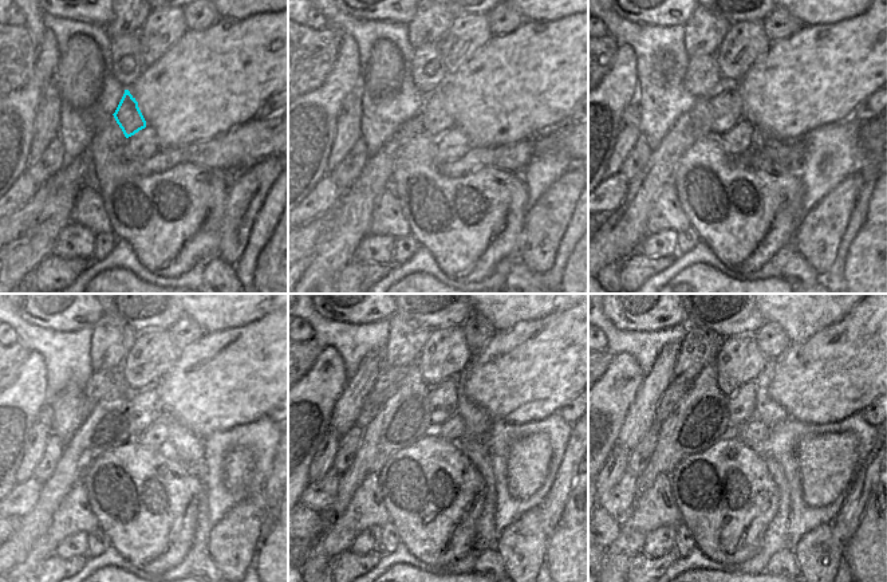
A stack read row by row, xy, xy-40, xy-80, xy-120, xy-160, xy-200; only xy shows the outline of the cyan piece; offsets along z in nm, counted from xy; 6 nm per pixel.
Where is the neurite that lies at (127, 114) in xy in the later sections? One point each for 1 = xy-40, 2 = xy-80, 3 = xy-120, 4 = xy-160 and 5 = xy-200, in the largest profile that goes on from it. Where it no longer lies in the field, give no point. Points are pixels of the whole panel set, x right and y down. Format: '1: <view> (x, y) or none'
1: xy-40 (436, 118)
2: xy-80 (737, 110)
3: xy-120 (140, 405)
4: xy-160 (441, 400)
5: xy-200 (741, 405)

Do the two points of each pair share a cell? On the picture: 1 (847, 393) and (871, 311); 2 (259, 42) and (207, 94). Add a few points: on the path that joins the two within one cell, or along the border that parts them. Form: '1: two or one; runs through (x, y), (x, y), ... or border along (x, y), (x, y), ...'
1: one; runs through (847, 373), (871, 346), (871, 331)
2: one; runs through (245, 55), (220, 81)

